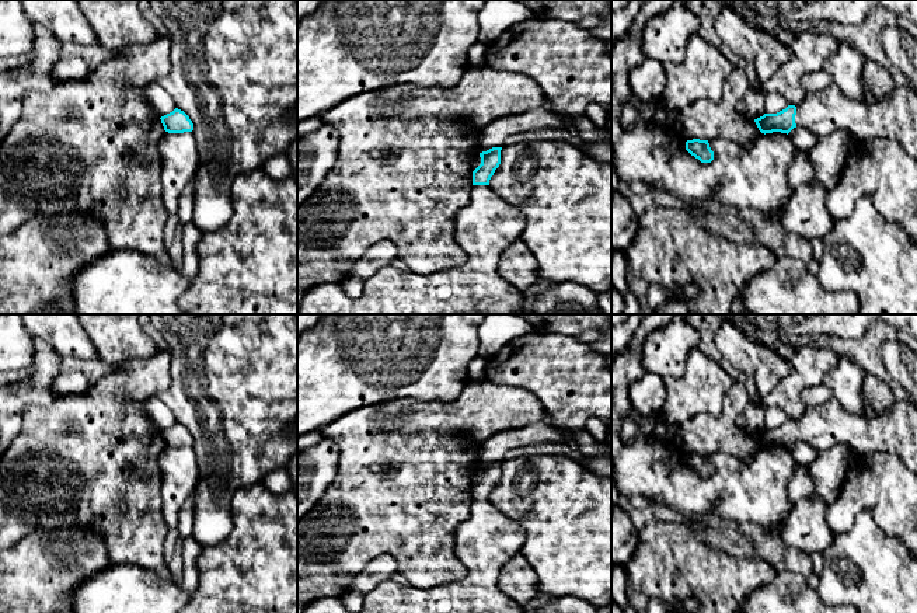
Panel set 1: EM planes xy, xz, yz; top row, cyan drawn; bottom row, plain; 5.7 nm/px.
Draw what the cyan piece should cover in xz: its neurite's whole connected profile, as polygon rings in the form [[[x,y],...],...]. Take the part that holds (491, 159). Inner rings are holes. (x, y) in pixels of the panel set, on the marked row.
[[[492,147],[480,153],[481,164],[473,171],[470,203],[454,219],[457,240],[468,254],[464,267],[418,275],[387,265],[363,281],[363,292],[356,297],[345,292],[342,282],[321,282],[304,295],[300,314],[526,314],[526,299],[498,272],[501,252],[520,238],[526,227],[522,212],[489,187],[501,164],[501,150]]]

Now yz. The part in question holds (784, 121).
[[[837,84],[808,93],[795,107],[754,119],[761,133],[789,133],[803,126],[817,137],[838,129],[850,130],[858,143],[885,137],[896,140],[917,160],[917,93],[910,86],[896,87],[881,102],[867,105],[848,98]]]

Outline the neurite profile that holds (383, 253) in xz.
[[[381,240],[372,245],[359,261],[355,261],[344,281],[360,281],[370,278],[383,267],[391,265],[398,258],[398,248],[393,241]]]

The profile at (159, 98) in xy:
[[[156,80],[150,81],[137,91],[147,98],[149,104],[156,109],[160,118],[177,108],[172,97]]]

